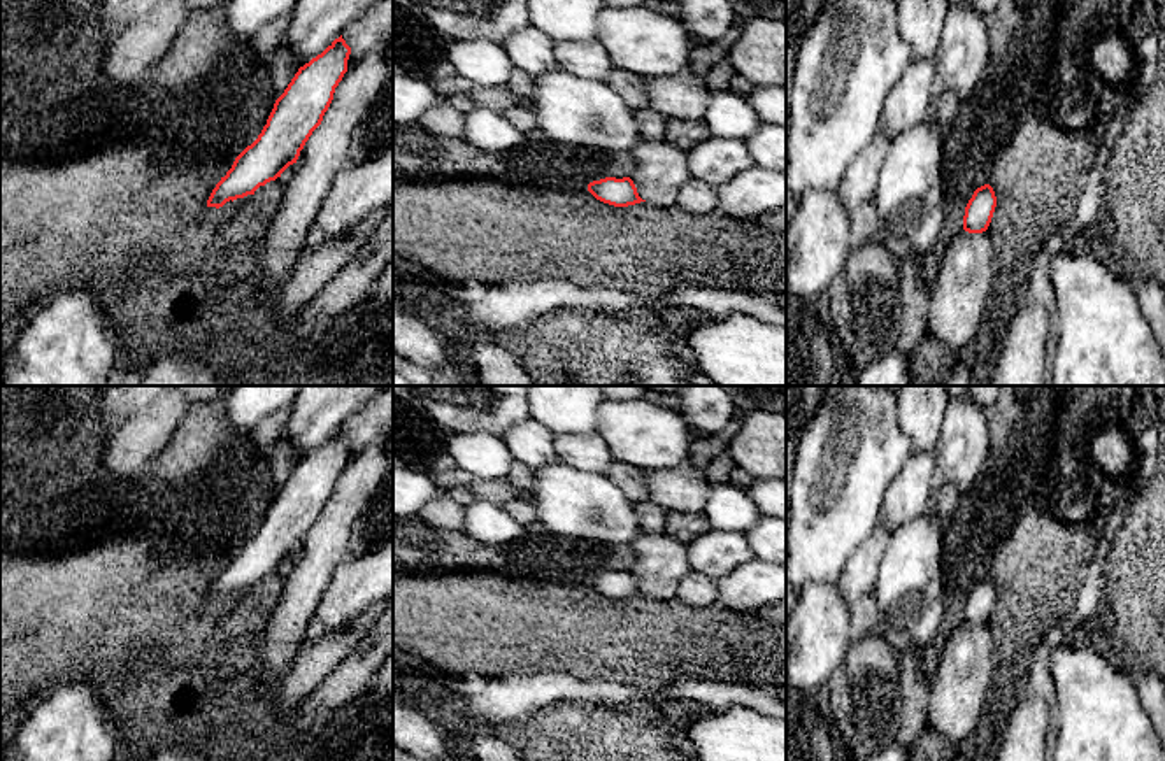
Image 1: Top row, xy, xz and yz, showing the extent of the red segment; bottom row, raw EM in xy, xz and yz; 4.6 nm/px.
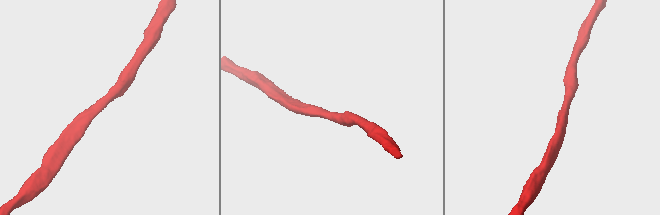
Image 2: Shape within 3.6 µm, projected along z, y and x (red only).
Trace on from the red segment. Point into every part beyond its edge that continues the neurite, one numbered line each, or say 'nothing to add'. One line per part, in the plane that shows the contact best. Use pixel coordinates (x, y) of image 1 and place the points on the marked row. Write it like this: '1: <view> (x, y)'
nothing to add

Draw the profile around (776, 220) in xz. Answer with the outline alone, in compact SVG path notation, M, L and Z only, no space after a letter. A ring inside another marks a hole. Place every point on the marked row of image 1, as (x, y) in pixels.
M779 209L768 214L761 214L756 221L775 231L786 231L786 209Z

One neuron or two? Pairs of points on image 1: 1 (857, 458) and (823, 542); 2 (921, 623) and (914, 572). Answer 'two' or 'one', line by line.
1: one
2: one

